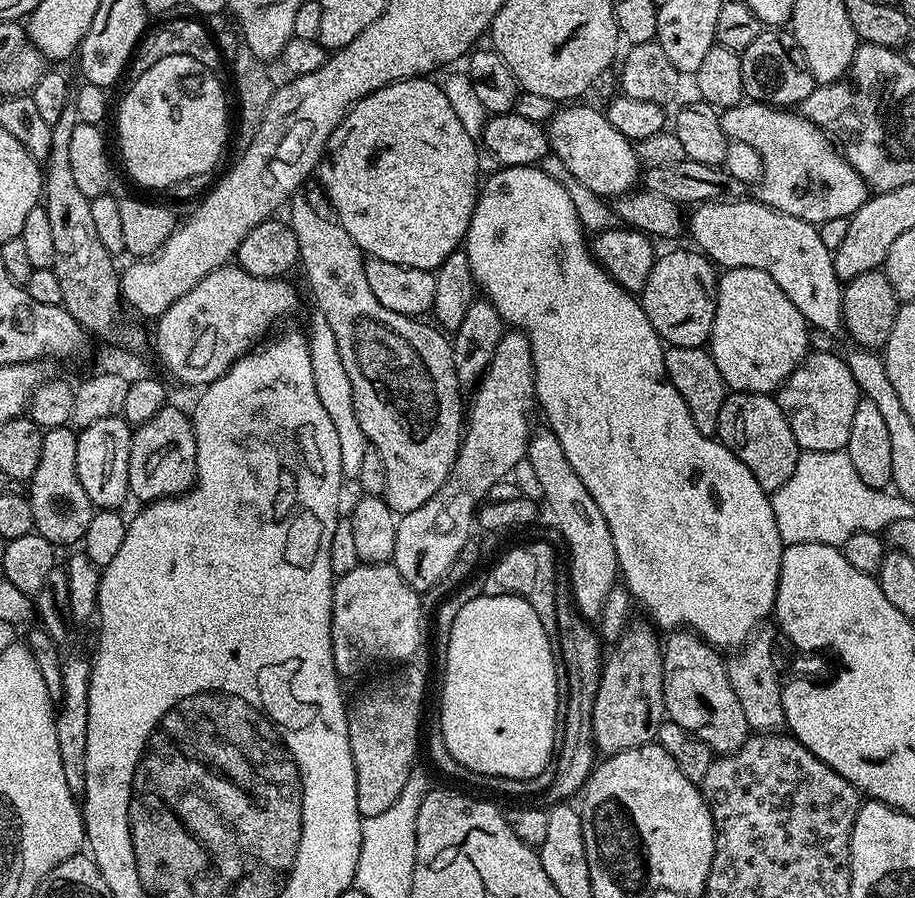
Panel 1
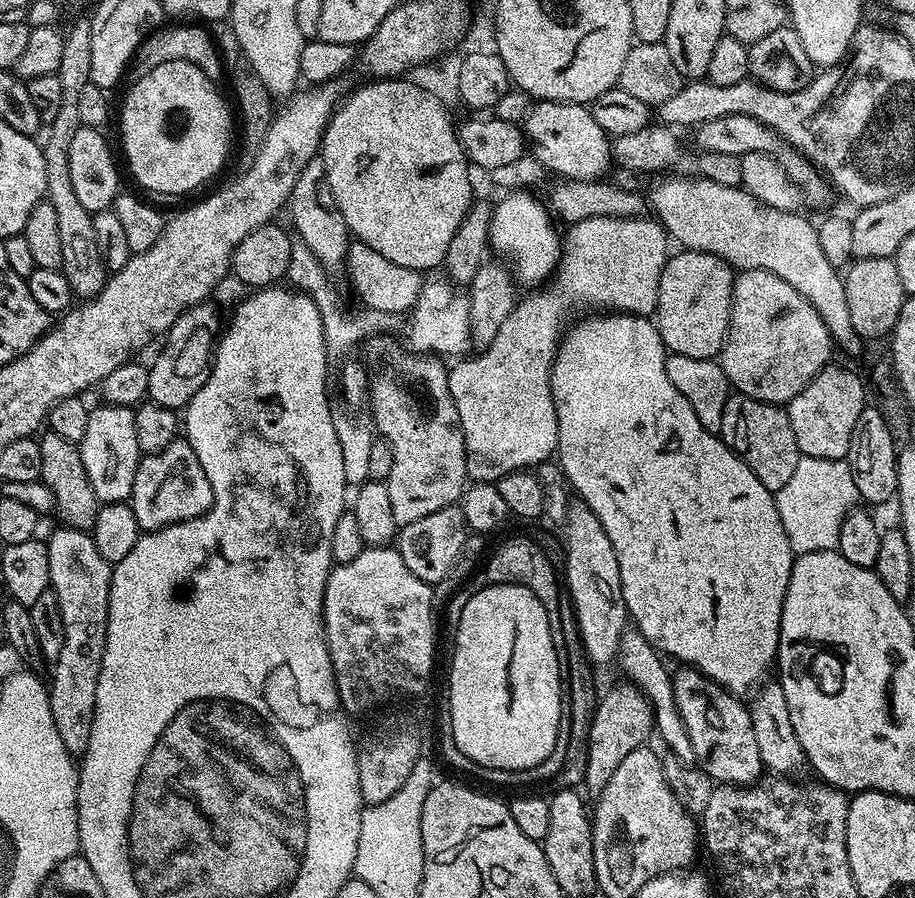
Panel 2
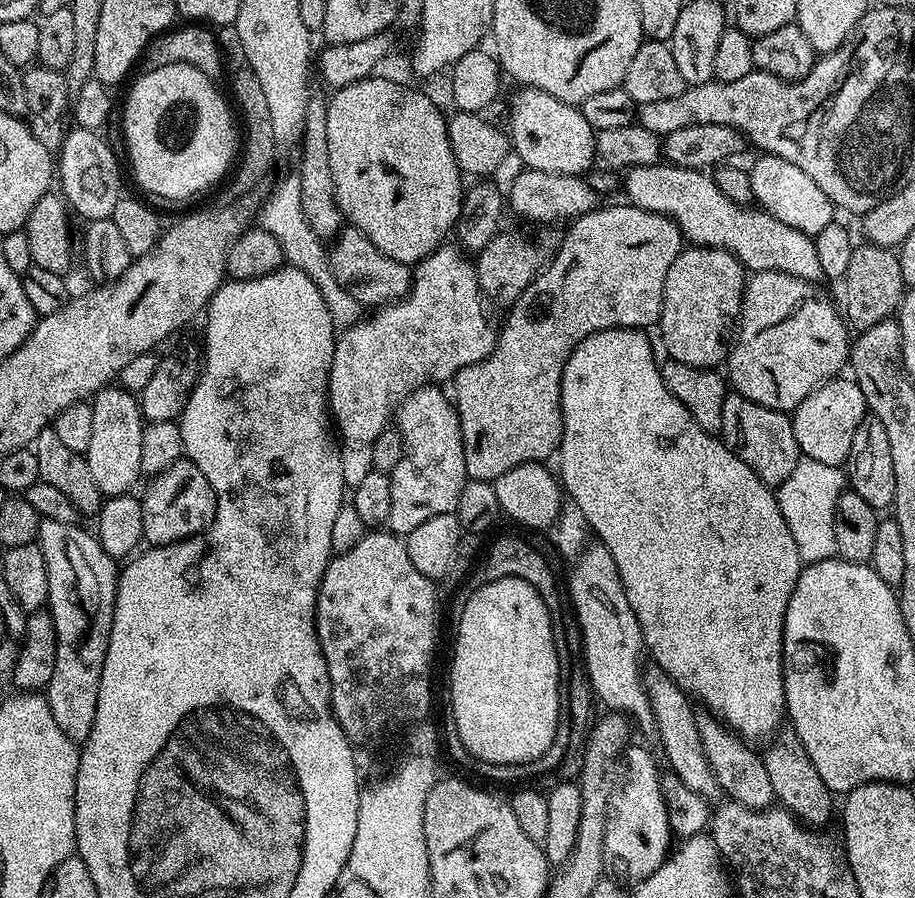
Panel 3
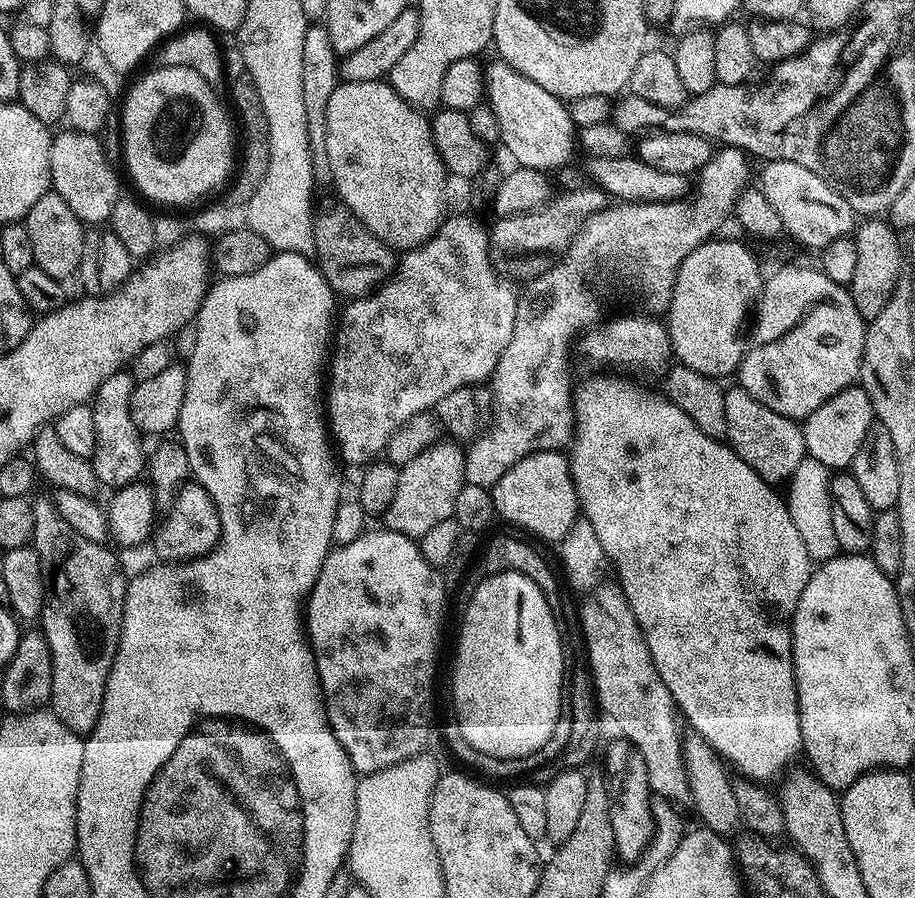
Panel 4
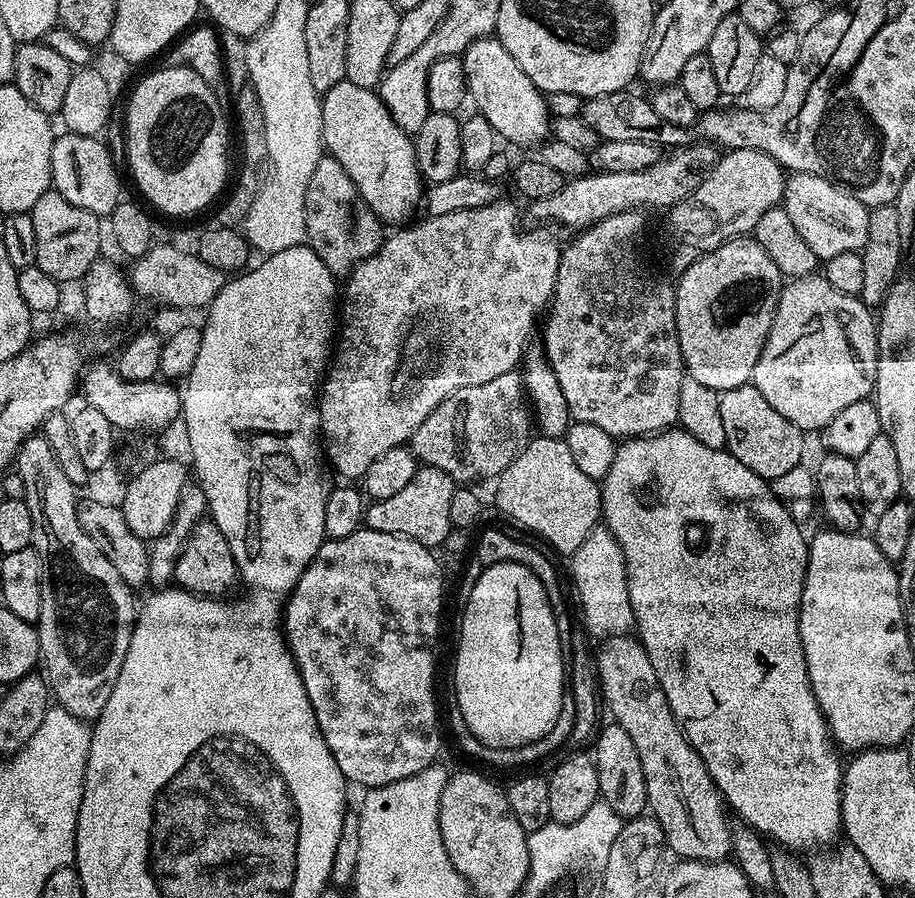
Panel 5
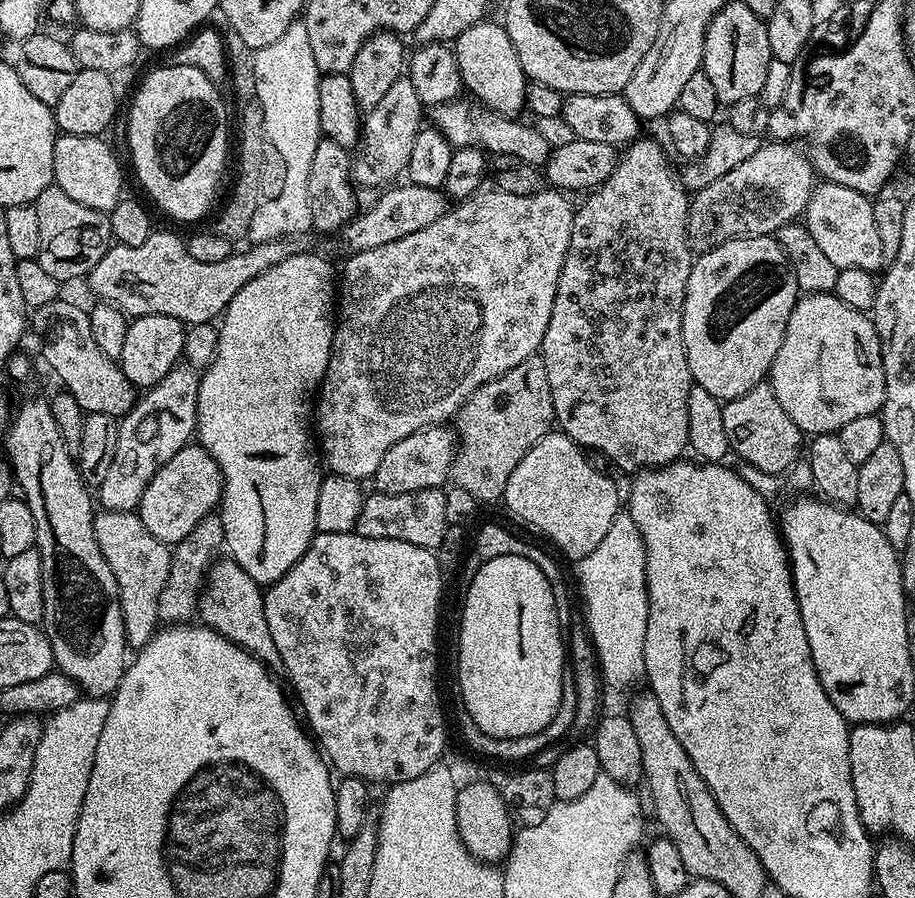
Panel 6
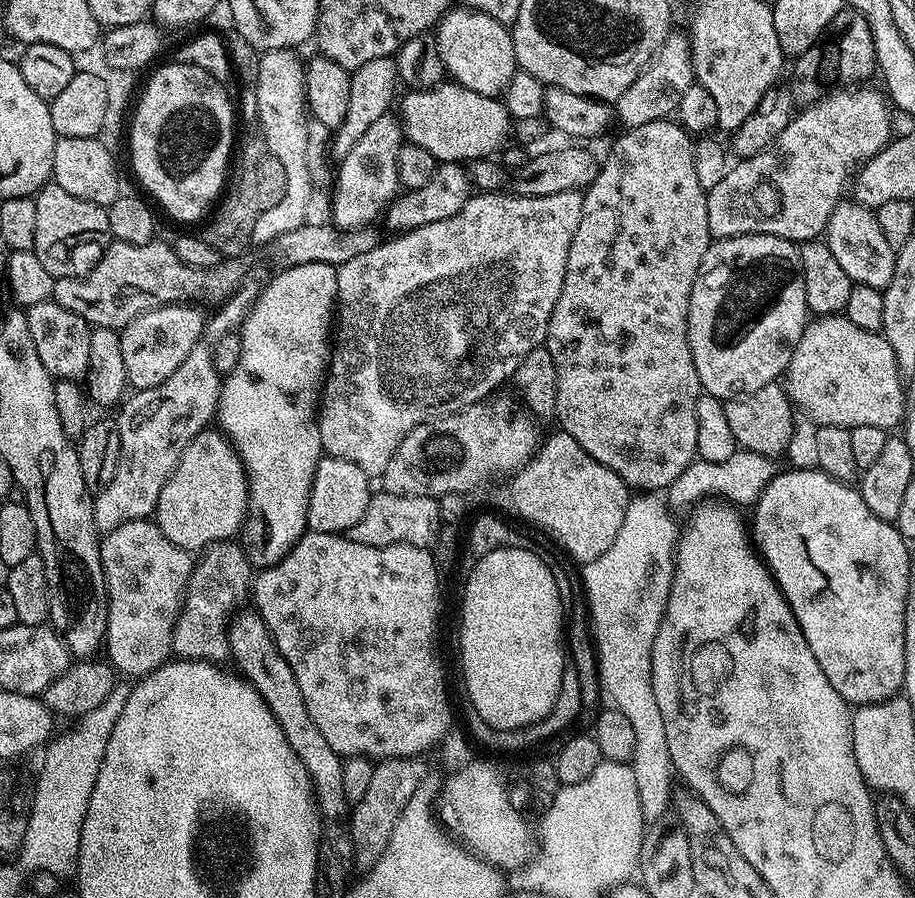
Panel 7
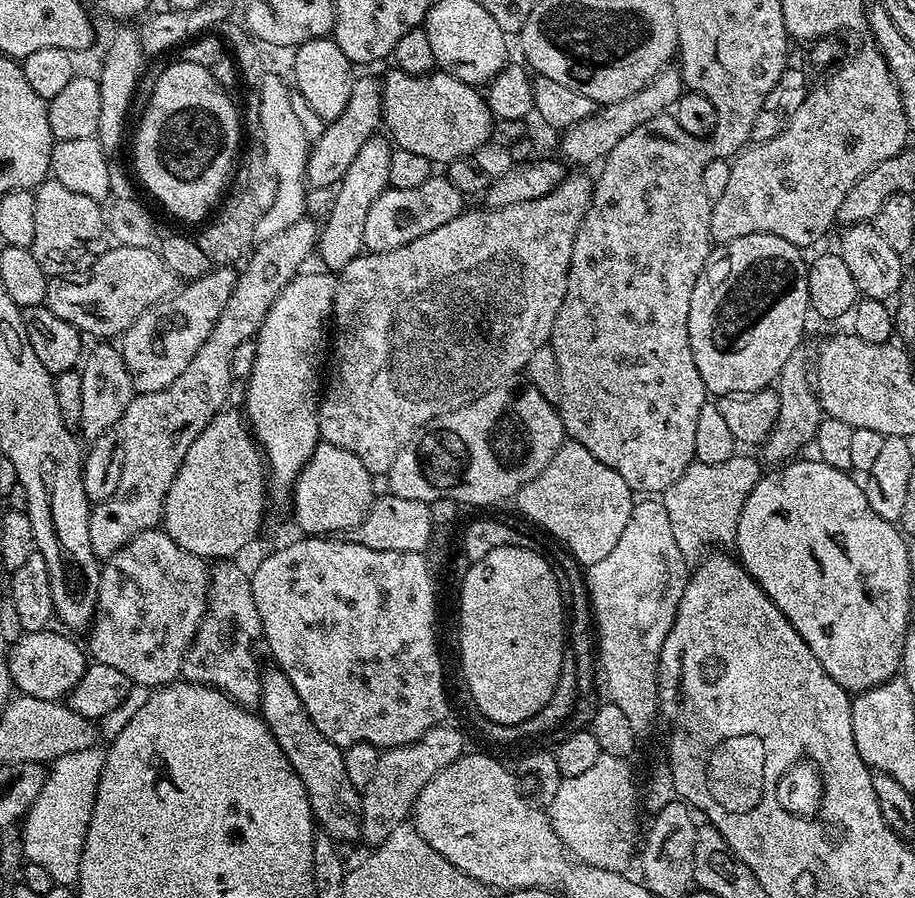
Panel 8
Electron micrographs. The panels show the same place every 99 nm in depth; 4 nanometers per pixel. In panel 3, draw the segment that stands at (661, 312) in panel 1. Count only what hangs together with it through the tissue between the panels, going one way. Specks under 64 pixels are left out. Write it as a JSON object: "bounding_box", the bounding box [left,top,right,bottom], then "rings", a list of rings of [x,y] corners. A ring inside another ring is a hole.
{"bounding_box":[658,246,746,369],"rings":[[[699,246],[681,250],[666,273],[658,325],[667,355],[695,368],[715,369],[723,365],[730,351],[729,341],[724,341],[724,335],[740,315],[745,283],[746,269],[734,254],[721,248]]]}

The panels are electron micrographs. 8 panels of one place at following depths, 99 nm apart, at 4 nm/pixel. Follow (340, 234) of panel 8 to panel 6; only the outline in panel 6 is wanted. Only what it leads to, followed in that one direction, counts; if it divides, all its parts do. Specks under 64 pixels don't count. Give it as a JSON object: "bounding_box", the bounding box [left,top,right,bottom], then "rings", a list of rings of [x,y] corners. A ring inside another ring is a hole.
{"bounding_box":[352,78,426,190],"rings":[[[401,78],[394,82],[394,86],[390,86],[390,90],[378,102],[378,106],[374,106],[363,117],[362,135],[352,156],[352,178],[361,189],[380,190],[399,181],[405,175],[410,162],[410,149],[414,146],[414,138],[418,138],[420,133],[420,119],[423,116],[425,119],[426,109],[418,102],[414,86],[410,86],[407,78]]]}

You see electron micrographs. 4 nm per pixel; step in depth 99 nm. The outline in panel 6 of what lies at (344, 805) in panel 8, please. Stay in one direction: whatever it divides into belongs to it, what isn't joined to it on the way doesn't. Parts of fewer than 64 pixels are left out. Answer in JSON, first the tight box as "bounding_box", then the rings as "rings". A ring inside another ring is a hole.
{"bounding_box":[198,558,281,669],"rings":[[[220,558],[213,563],[198,597],[198,616],[207,627],[267,664],[269,669],[281,667],[278,646],[274,646],[274,638],[270,638],[270,626],[266,626],[264,592],[261,585],[250,578],[242,566],[238,566],[236,560]]]}

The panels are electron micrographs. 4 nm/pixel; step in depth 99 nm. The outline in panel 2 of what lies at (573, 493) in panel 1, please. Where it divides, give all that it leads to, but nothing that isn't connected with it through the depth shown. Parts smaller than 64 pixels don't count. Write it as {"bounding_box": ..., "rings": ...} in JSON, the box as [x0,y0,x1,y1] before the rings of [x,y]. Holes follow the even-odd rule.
{"bounding_box":[562,498,629,666],"rings":[[[576,498],[565,507],[562,517],[564,528],[564,552],[568,555],[568,584],[566,580],[566,592],[572,595],[570,607],[576,611],[576,625],[580,627],[580,640],[584,644],[589,661],[599,666],[603,660],[611,661],[616,654],[616,646],[621,630],[629,621],[628,608],[622,598],[622,586],[620,585],[620,571],[618,570],[618,558],[614,554],[614,546],[610,546],[610,538],[606,538],[606,530],[602,530],[602,522],[586,506],[583,500]]]}

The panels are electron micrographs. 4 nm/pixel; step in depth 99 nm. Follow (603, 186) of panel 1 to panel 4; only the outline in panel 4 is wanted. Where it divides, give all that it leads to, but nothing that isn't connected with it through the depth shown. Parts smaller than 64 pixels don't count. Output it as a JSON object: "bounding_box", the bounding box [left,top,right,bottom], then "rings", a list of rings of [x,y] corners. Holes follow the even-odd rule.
{"bounding_box":[484,62,578,173],"rings":[[[503,62],[484,68],[484,91],[486,103],[492,108],[497,120],[499,143],[516,159],[522,168],[533,168],[539,172],[551,173],[551,168],[560,168],[578,148],[578,129],[573,124],[565,101],[542,90],[538,82],[530,82]]]}

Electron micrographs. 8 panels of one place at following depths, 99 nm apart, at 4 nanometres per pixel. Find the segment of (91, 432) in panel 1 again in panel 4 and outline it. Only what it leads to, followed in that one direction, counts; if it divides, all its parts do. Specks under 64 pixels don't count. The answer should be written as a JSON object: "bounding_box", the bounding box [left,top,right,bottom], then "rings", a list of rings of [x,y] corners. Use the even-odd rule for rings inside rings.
{"bounding_box":[92,370,146,489],"rings":[[[125,370],[110,374],[102,386],[98,386],[96,395],[92,397],[92,413],[94,414],[94,432],[98,434],[98,442],[92,455],[92,469],[101,485],[109,489],[125,488],[128,484],[137,483],[146,468],[146,452],[142,433],[134,426],[132,417],[132,395],[138,380],[131,371]]]}

